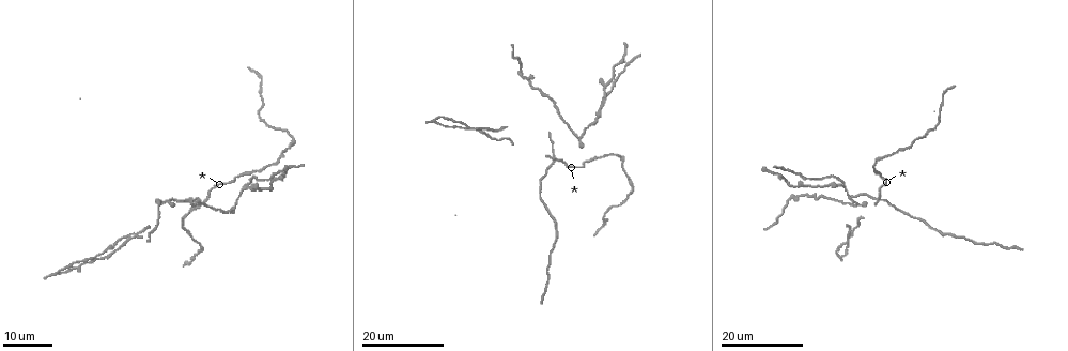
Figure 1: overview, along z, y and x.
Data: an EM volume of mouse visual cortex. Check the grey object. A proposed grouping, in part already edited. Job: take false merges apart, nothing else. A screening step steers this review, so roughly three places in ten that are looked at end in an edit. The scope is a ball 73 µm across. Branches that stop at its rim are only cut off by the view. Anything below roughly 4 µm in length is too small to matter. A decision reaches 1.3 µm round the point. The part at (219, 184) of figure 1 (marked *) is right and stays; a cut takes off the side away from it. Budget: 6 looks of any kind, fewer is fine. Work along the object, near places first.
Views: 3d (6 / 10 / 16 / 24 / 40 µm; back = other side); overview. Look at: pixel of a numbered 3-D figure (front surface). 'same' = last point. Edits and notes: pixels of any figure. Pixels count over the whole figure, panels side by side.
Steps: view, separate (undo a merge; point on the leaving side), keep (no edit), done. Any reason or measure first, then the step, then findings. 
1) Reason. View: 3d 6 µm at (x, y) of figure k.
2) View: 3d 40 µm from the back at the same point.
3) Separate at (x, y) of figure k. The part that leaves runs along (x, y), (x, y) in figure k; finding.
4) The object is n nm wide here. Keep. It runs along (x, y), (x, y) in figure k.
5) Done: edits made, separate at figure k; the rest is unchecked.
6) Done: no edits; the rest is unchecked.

Four arms meet. View: 3d 24 µm at (200, 205) of figure 1.

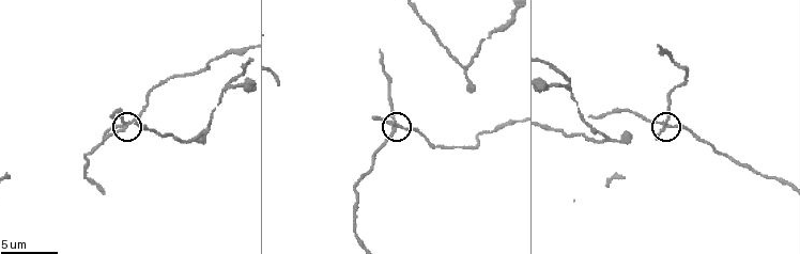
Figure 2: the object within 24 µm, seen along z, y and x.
Zoom in. View: 3d 6 µm at (394, 124) of figure 2.

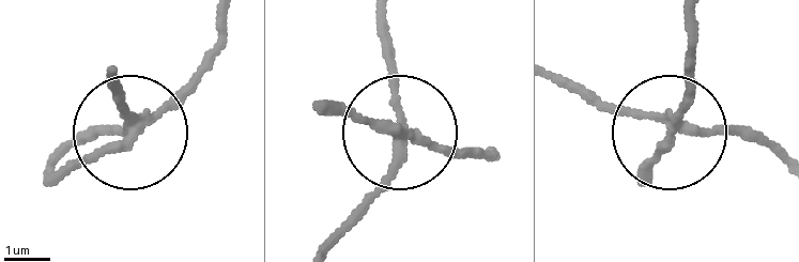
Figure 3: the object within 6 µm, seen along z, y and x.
Separate at (125, 109) of figure 3. The part that leaves runs along (403, 138), (387, 180), (334, 249) in figure 3; two neurons meet here.

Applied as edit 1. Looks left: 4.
Side arm on a straight run. View: 3d 10 µm at (568, 81) of figure 2.

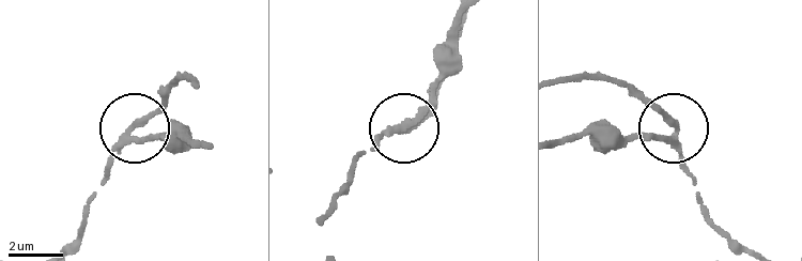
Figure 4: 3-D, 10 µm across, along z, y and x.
View: 3d 6 µm at (405, 128) of figure 4.

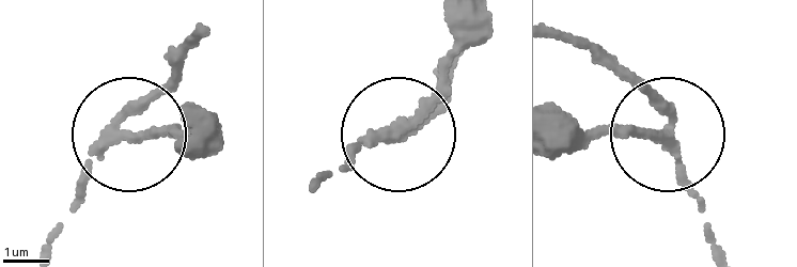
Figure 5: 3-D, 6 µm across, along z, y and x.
Separate at (158, 97) of figure 5. The part that leaves runs along (107, 142), (160, 99), (199, 38) in figure 5; two neurons meet here.

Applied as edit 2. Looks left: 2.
Done: edits made, separate at figure 3, separate at figure 5; the rest is unchecked.

